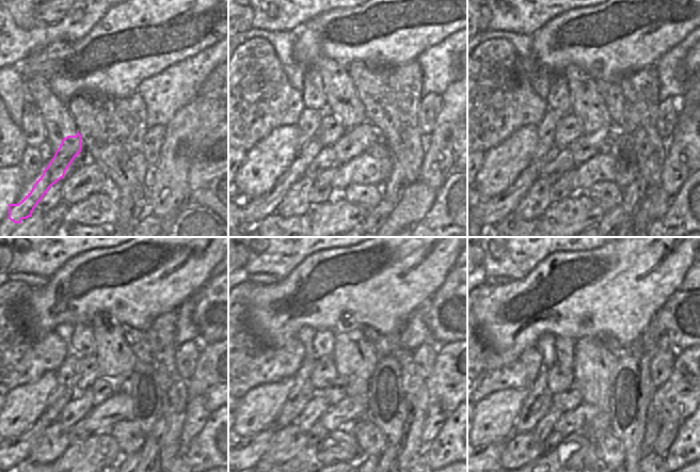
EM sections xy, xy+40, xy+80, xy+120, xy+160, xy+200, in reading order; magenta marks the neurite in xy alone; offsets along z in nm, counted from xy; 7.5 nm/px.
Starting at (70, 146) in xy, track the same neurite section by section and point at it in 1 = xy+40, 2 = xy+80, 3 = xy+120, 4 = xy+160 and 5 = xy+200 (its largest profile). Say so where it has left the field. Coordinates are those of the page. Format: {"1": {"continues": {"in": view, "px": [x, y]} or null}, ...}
{"1": {"continues": {"in": "xy+40", "px": [254, 210]}}, "2": {"continues": {"in": "xy+80", "px": [489, 213]}}, "3": {"continues": {"in": "xy+120", "px": [12, 451]}}, "4": {"continues": {"in": "xy+160", "px": [250, 451]}}, "5": {"continues": {"in": "xy+200", "px": [492, 454]}}}

